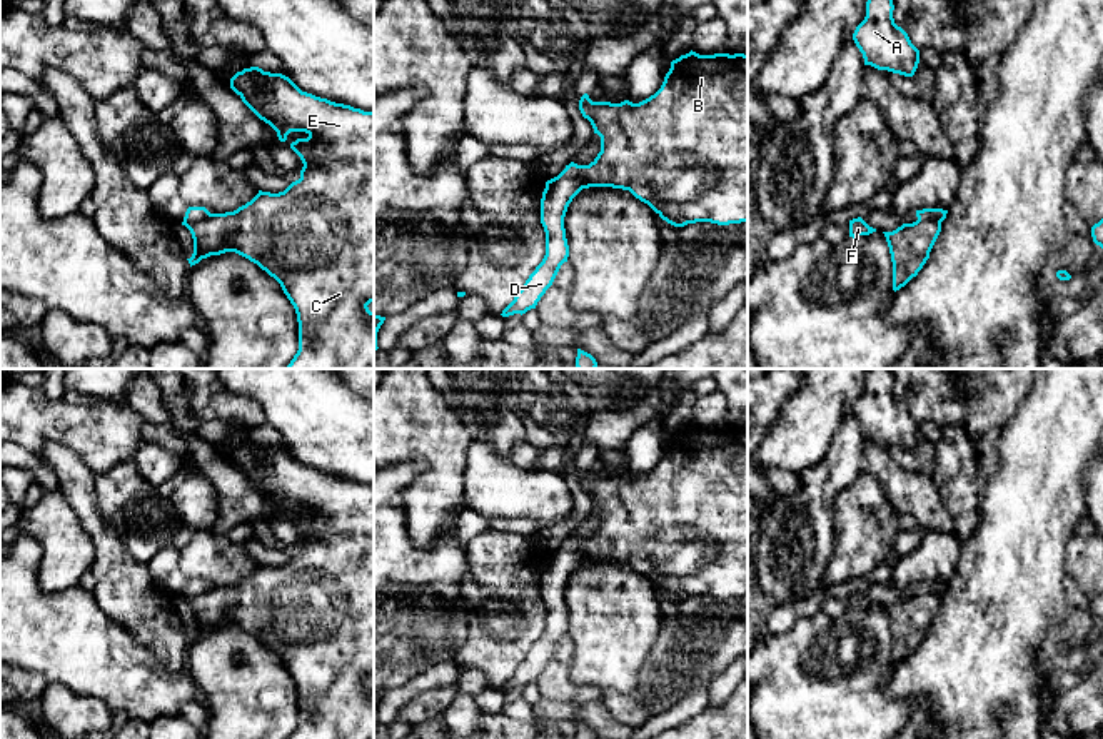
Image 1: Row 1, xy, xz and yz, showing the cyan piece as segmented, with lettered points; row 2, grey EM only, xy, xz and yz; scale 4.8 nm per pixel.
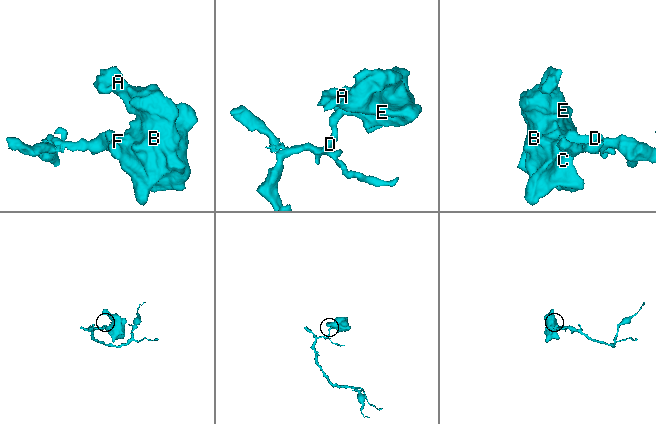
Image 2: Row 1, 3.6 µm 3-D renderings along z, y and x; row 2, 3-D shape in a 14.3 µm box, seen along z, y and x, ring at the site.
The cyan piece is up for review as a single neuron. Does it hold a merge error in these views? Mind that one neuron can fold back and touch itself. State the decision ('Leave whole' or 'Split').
Split

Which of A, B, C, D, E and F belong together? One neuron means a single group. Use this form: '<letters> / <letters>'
A B C E F / D

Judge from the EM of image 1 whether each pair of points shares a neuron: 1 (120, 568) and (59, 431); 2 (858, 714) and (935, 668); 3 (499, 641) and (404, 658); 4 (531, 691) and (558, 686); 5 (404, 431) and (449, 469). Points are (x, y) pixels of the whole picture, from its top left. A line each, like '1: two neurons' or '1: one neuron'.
1: two neurons
2: two neurons
3: two neurons
4: two neurons
5: one neuron

